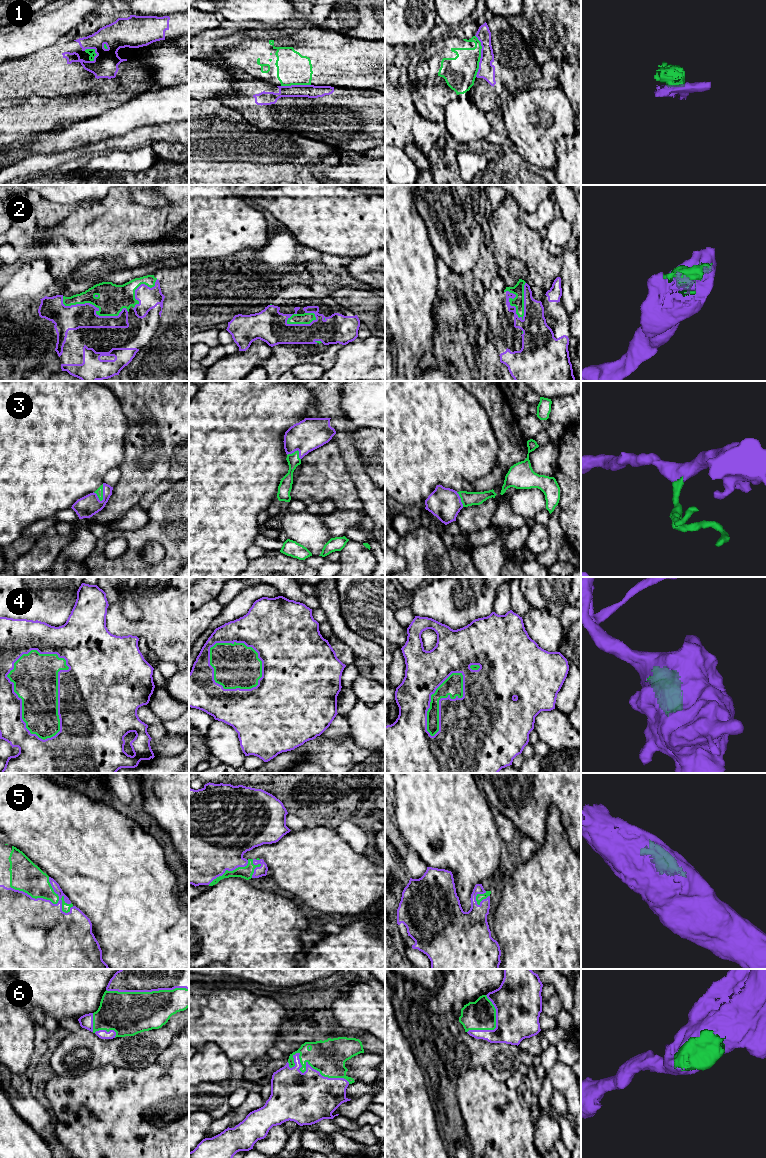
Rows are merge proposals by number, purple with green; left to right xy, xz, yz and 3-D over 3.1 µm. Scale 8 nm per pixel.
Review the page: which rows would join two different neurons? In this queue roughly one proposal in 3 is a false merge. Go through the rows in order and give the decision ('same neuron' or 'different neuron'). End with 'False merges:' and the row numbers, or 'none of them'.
1: different neuron
2: same neuron
3: same neuron
4: same neuron
5: same neuron
6: same neuron
False merges: 1

